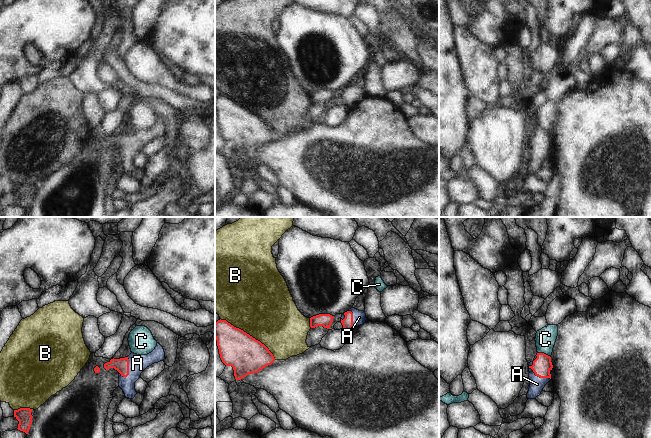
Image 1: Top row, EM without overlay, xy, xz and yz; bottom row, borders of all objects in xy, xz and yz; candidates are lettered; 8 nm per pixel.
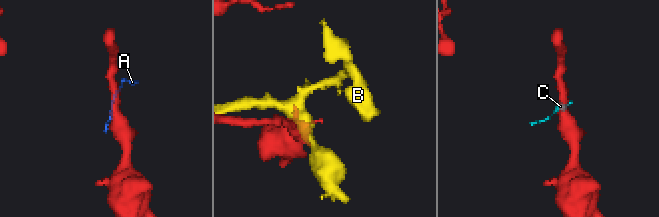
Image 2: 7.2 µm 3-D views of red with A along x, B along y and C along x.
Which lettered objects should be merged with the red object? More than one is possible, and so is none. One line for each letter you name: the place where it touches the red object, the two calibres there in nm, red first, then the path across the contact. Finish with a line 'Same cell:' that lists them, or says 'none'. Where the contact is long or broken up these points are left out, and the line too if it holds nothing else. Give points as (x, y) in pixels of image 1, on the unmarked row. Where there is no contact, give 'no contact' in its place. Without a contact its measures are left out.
A: contact yz (538, 152); calibres 150 and 120 nm; way yz (542, 141), (538, 152), (537, 160)
Same cell: A

